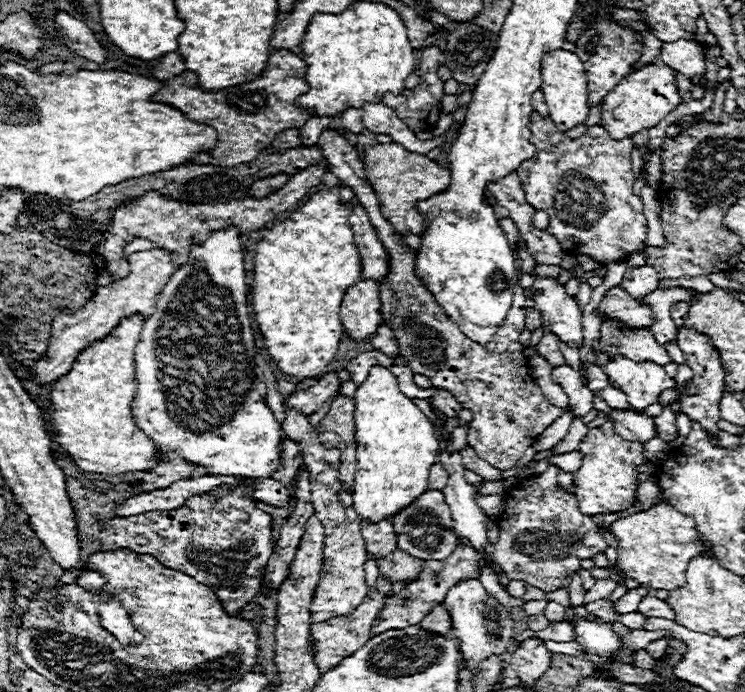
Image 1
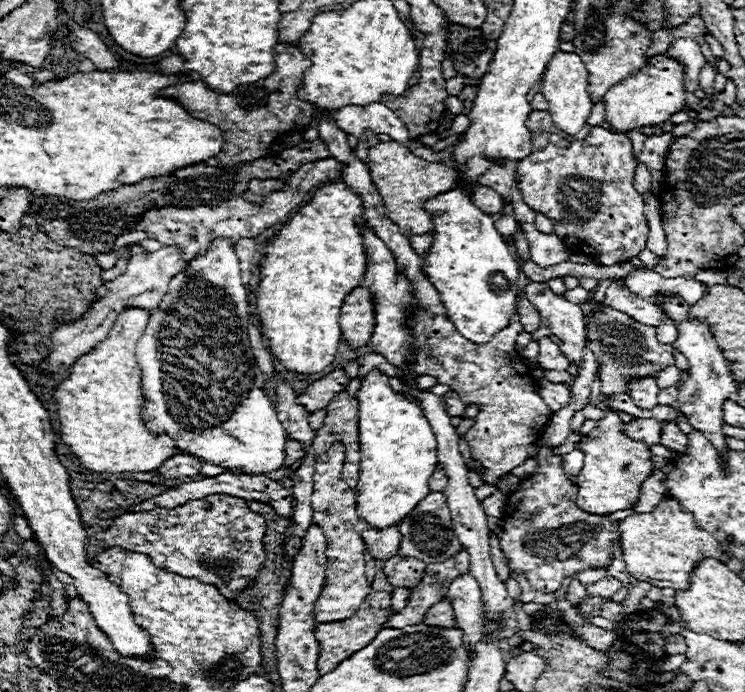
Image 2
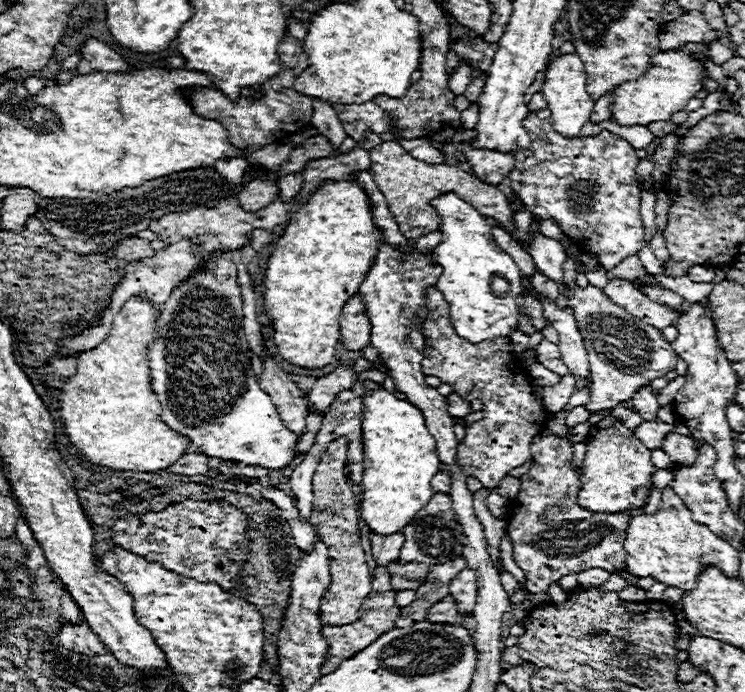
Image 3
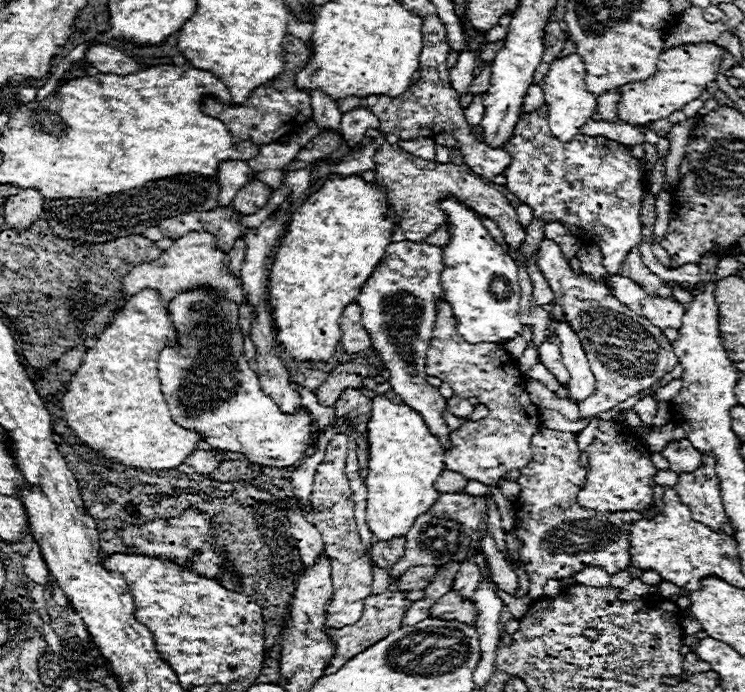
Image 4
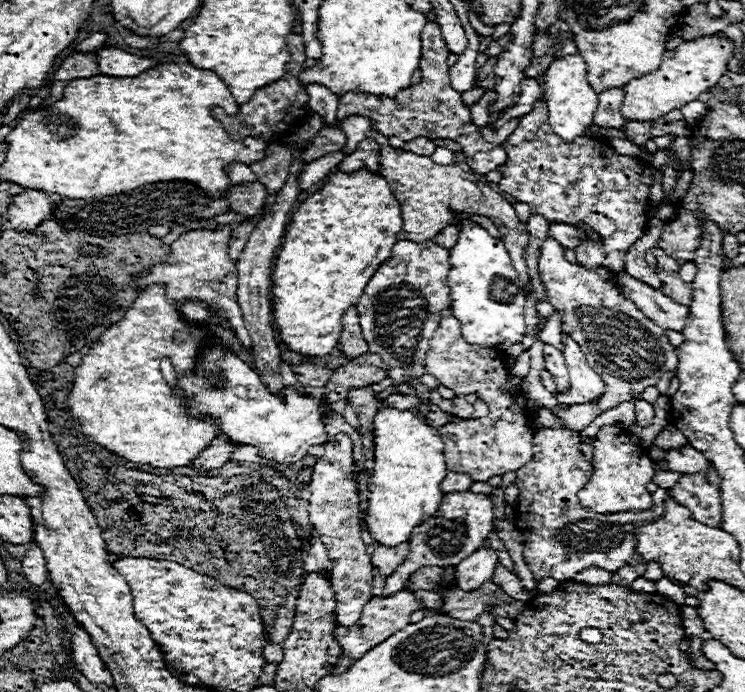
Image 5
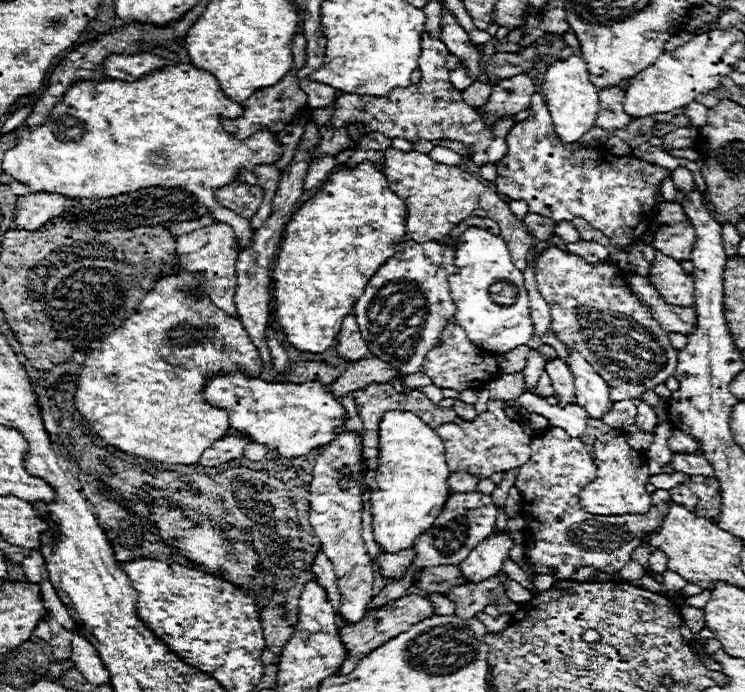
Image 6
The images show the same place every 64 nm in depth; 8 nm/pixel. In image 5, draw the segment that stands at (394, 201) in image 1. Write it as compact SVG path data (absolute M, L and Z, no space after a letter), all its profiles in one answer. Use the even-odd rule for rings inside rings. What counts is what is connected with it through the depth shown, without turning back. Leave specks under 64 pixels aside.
M384 146L378 156L378 174L388 182L392 194L398 198L402 206L402 220L404 220L404 232L408 240L422 242L432 240L442 228L456 222L456 214L480 214L486 218L492 218L492 222L502 232L502 242L506 244L506 250L510 252L510 258L514 260L516 272L522 282L522 290L528 290L528 268L522 258L524 248L528 244L528 230L526 224L522 224L512 208L512 204L506 202L502 194L492 190L488 184L484 184L476 174L464 172L460 166L450 164L442 166L432 162L426 156L418 156L414 152L404 152L400 148Z

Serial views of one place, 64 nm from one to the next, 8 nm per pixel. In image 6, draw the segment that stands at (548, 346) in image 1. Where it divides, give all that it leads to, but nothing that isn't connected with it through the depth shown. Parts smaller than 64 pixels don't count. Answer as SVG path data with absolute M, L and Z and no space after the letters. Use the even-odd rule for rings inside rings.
M562 358L548 360L546 362L546 372L548 372L550 380L552 380L554 396L560 398L558 404L562 404L562 406L572 404L572 398L574 398L574 380L572 380L572 374L570 374L568 366L562 362Z

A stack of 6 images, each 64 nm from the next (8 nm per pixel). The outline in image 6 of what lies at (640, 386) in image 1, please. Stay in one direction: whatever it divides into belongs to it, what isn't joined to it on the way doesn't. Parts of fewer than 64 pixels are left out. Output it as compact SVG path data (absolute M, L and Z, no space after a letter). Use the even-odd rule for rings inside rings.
M638 402L638 416L636 416L636 426L640 430L654 430L656 426L656 414L652 412L652 406L648 406L646 402Z

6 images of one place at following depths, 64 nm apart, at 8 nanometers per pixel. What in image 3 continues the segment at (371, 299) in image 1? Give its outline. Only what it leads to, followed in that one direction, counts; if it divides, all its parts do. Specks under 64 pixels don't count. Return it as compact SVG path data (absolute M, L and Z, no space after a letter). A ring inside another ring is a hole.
M354 294L342 308L340 328L342 328L342 344L348 350L362 350L370 344L372 326L366 316L366 304L360 294Z

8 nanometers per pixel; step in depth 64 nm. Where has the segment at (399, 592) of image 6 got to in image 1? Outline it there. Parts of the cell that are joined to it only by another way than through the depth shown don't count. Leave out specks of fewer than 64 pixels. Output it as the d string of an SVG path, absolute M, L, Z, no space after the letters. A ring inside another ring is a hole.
M426 490L410 506L406 506L404 510L392 516L392 526L396 530L398 548L404 552L410 552L420 560L444 560L456 548L456 534L446 532L446 528L450 530L450 512L442 492Z

